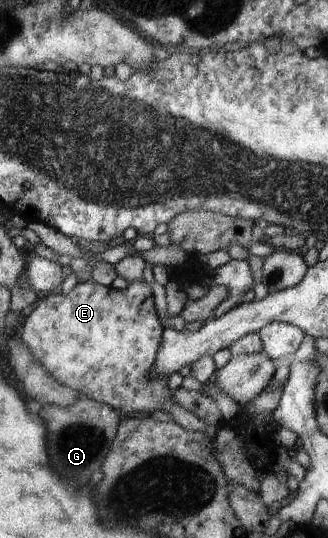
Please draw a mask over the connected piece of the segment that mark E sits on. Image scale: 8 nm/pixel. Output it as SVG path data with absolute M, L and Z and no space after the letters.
M87 280L77 283L68 294L40 295L36 304L37 307L29 315L21 330L21 338L31 349L36 361L41 363L44 370L57 382L72 388L81 396L113 407L122 416L130 413L151 414L160 408L171 414L171 420L180 424L186 431L205 433L207 425L203 419L169 401L171 394L167 386L169 377L153 377L150 374L164 327L155 310L152 289L145 280L131 283L122 291Z

